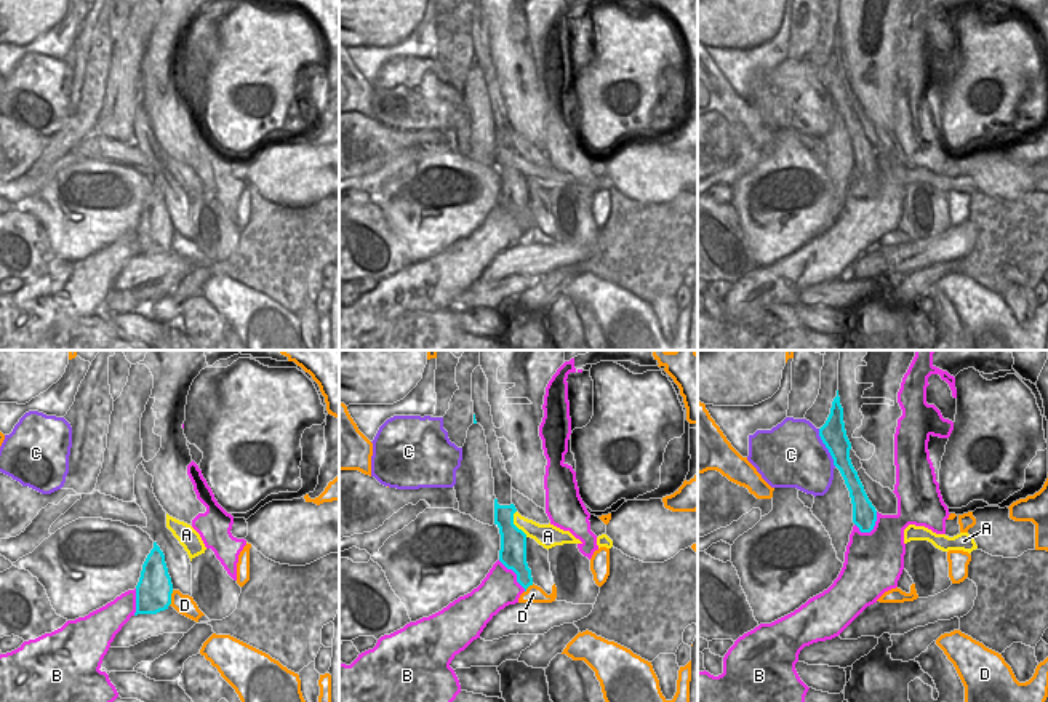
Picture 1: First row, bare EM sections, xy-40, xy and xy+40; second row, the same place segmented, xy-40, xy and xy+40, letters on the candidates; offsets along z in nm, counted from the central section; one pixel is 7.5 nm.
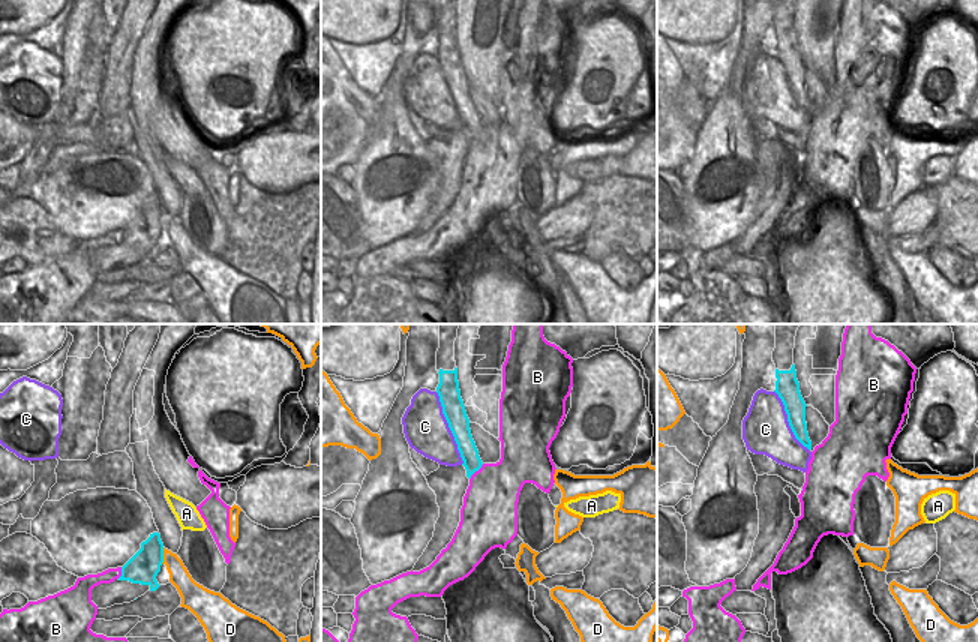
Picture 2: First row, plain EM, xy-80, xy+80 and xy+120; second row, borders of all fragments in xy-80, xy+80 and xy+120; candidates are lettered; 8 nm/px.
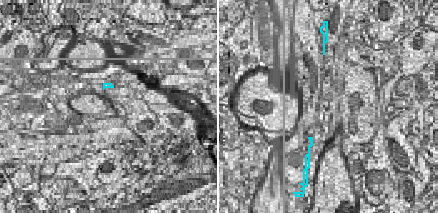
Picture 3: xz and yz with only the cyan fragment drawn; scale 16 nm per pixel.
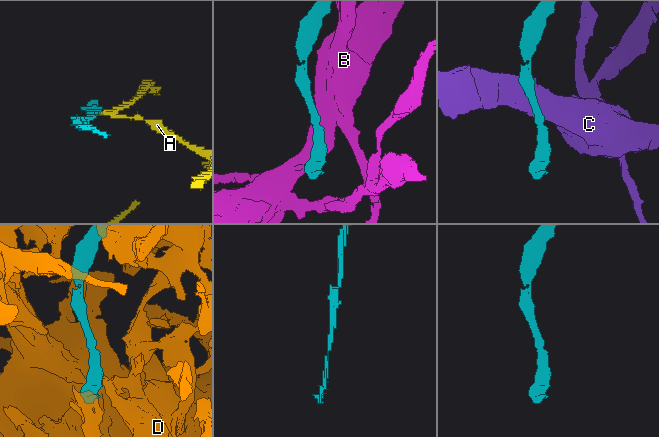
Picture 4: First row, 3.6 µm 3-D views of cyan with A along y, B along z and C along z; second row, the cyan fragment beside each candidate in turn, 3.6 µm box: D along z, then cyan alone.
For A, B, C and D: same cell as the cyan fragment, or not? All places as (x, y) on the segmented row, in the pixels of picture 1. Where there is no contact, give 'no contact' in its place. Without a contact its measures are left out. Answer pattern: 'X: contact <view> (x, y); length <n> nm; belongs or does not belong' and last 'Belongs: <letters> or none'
A: contact xy (512, 523); length 220 nm; does not belong
B: contact xy+40 (874, 525); length 200 nm; does not belong
C: contact xy+40 (826, 446); length 320 nm; does not belong
D: contact xy-40 (170, 598); length 130 nm; does not belong
Belongs: none

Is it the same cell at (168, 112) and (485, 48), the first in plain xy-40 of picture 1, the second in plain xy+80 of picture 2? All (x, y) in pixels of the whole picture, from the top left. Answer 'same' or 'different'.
same

